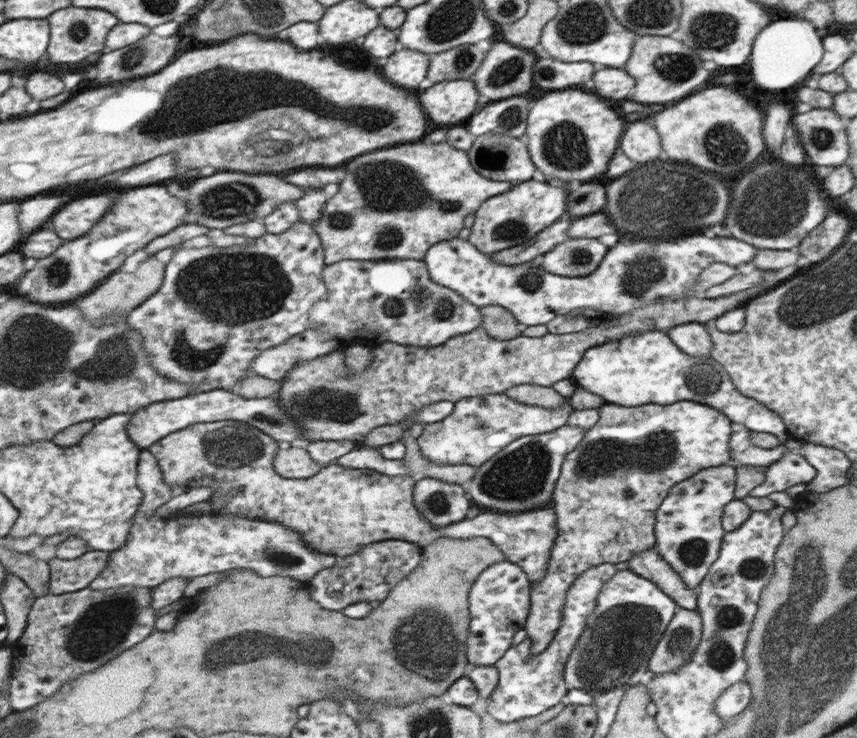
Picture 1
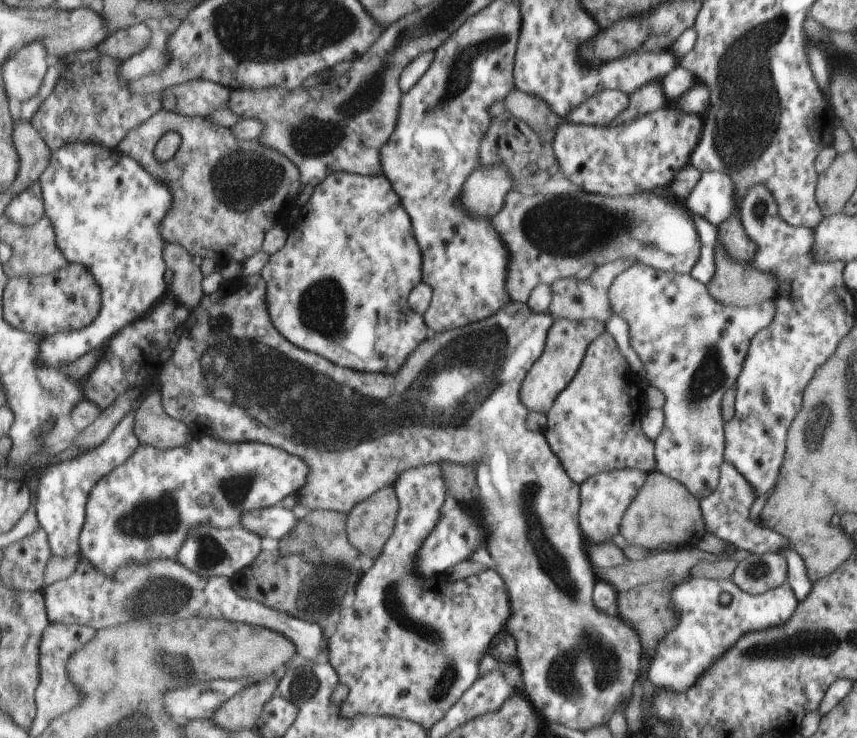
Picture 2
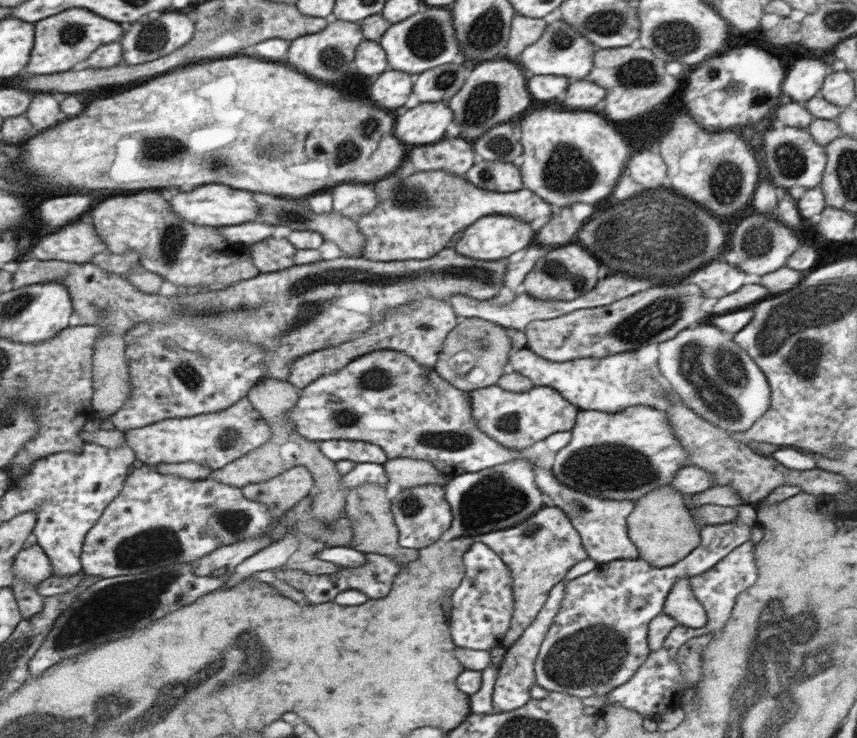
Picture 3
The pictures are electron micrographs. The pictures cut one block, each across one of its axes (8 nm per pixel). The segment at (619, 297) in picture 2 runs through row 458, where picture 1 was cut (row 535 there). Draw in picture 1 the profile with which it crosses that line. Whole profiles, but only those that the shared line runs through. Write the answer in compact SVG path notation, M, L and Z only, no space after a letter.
M731 464L702 469L692 477L674 485L656 509L656 545L661 558L691 589L699 587L723 544L725 506L735 500L735 467Z

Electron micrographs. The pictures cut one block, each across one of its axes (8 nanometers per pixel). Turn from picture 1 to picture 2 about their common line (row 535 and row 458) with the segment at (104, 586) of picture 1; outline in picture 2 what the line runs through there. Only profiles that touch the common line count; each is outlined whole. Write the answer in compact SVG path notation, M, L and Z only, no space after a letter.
M203 435L202 437L193 437L192 442L188 446L178 447L170 450L159 450L150 445L140 444L138 452L124 466L119 466L117 470L113 470L108 476L104 477L92 491L91 498L88 503L88 522L85 524L84 530L80 537L80 553L83 558L89 560L91 565L105 577L115 577L122 569L132 565L143 565L152 561L170 559L179 561L178 555L185 542L193 534L193 530L201 526L211 526L216 529L225 529L235 526L243 526L245 514L258 509L275 507L282 505L285 498L295 495L300 489L304 488L308 475L311 473L308 464L297 456L288 454L281 448L276 448L262 443L227 443L226 441L212 438L211 435Z

